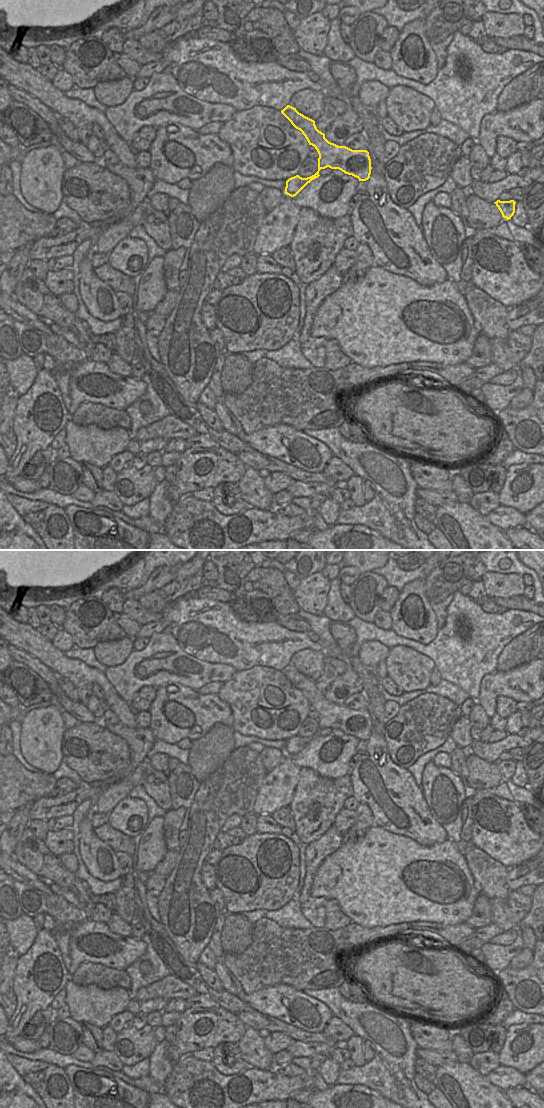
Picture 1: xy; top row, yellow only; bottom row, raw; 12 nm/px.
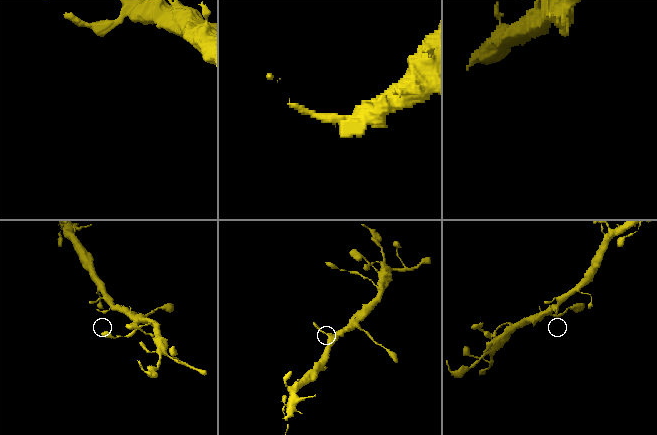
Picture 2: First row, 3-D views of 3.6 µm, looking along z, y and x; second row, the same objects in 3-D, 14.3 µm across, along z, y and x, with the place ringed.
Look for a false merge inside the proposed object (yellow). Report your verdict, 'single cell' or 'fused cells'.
single cell

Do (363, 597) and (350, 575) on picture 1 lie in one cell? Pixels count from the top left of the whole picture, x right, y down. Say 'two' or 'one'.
two

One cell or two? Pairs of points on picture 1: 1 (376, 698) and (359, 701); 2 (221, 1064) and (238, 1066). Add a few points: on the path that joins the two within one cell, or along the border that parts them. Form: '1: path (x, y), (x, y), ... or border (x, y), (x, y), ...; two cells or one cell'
1: border (368, 696), (366, 709); two cells
2: path (225, 1067), (234, 1067); one cell

